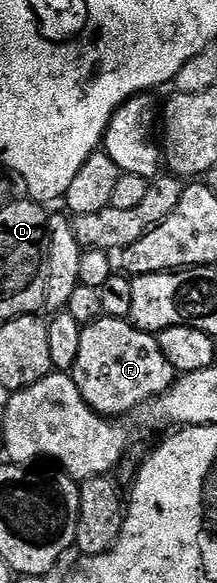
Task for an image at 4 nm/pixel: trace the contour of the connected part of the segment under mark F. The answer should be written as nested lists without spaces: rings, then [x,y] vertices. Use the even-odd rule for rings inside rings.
[[[100,317],[84,326],[79,339],[79,359],[71,371],[79,395],[96,413],[110,419],[121,419],[124,413],[141,404],[152,403],[173,386],[179,373],[167,361],[158,338],[145,333],[120,317]]]

